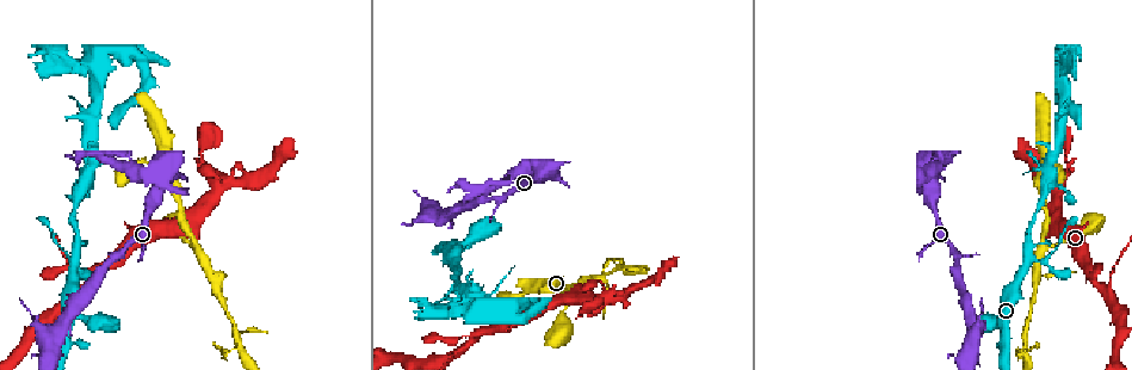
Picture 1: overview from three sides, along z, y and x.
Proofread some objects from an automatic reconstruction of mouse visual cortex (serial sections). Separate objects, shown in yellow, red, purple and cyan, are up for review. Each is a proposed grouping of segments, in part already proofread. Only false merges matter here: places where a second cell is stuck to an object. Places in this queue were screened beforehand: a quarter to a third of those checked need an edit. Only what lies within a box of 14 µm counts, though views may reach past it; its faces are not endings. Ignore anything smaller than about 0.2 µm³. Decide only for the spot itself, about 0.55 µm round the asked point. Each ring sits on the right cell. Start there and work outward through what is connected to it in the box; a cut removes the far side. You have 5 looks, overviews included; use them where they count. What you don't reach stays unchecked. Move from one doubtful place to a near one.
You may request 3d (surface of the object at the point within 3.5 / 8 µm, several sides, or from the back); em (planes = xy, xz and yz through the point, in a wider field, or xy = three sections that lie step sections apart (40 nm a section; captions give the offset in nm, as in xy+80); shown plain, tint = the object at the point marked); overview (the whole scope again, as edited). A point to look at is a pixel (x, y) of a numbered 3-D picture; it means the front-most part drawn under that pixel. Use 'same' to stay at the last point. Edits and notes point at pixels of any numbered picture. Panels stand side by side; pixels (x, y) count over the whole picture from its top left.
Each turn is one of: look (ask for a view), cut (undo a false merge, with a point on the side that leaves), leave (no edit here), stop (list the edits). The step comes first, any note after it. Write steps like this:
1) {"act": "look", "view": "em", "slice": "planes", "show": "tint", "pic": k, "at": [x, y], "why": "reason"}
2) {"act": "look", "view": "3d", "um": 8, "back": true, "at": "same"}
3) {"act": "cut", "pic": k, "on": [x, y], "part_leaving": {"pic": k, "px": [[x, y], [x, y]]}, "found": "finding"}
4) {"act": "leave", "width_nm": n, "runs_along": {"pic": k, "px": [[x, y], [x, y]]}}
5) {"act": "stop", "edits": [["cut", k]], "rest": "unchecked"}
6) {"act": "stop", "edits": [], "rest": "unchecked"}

{"act": "look", "view": "3d", "um": 3.5, "pic": 1, "at": [1106, 290], "why": "abrupt turn"}

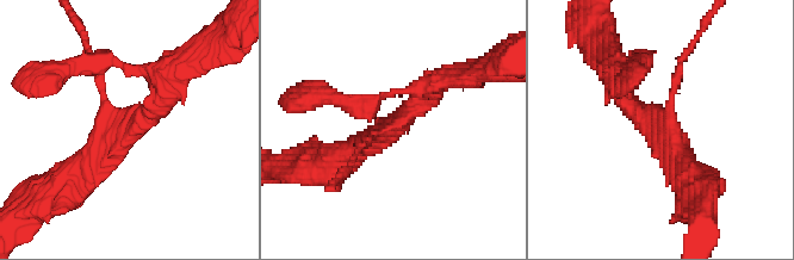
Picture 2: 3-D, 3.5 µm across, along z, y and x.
{"act": "look", "view": "em", "slice": "planes", "show": "tint", "pic": 2, "at": [665, 131], "arms": 3, "arm_widths_nm": [100, 250, 400]}

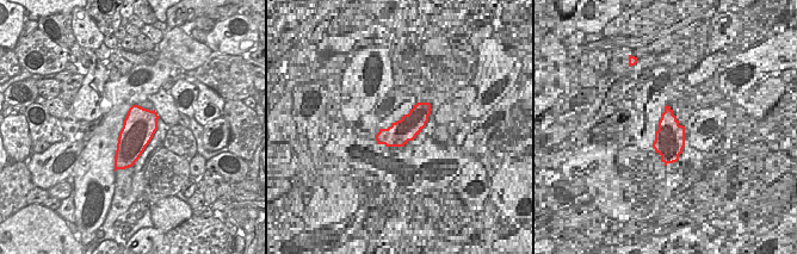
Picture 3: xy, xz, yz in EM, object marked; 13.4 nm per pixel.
{"act": "leave", "runs_along": {"pic": 2, "px": [[163, 88], [156, 107], [64, 184]]}, "found": "continuous, no second cell"}

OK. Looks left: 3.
{"act": "look", "view": "3d", "um": 3.5, "pic": 1, "at": [196, 245], "why": "thin neck"}

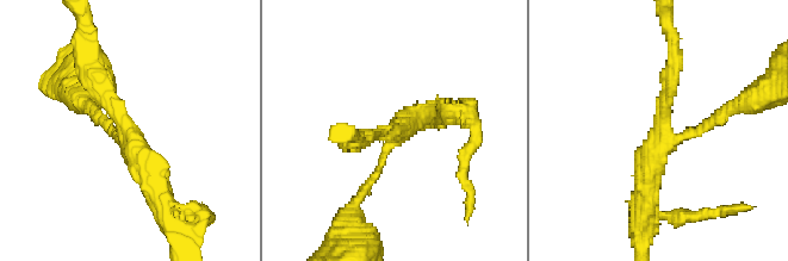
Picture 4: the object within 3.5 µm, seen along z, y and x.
{"act": "look", "view": "em", "slice": "xy", "step": 2, "show": "tint", "pic": 4, "at": [663, 134], "arms": 3, "arm_widths_nm": [150, 200, 350], "why": "need the tissue"}

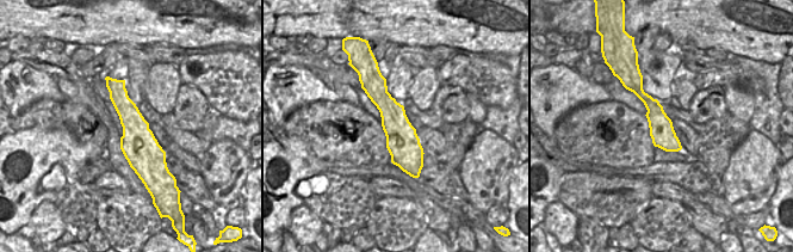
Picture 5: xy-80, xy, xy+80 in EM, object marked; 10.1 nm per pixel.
{"act": "leave", "runs_along": {"pic": 4, "px": [[88, 63], [161, 198]]}, "found": "all the same cell"}

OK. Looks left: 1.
{"act": "stop", "edits": [], "rest": "unchecked"}

